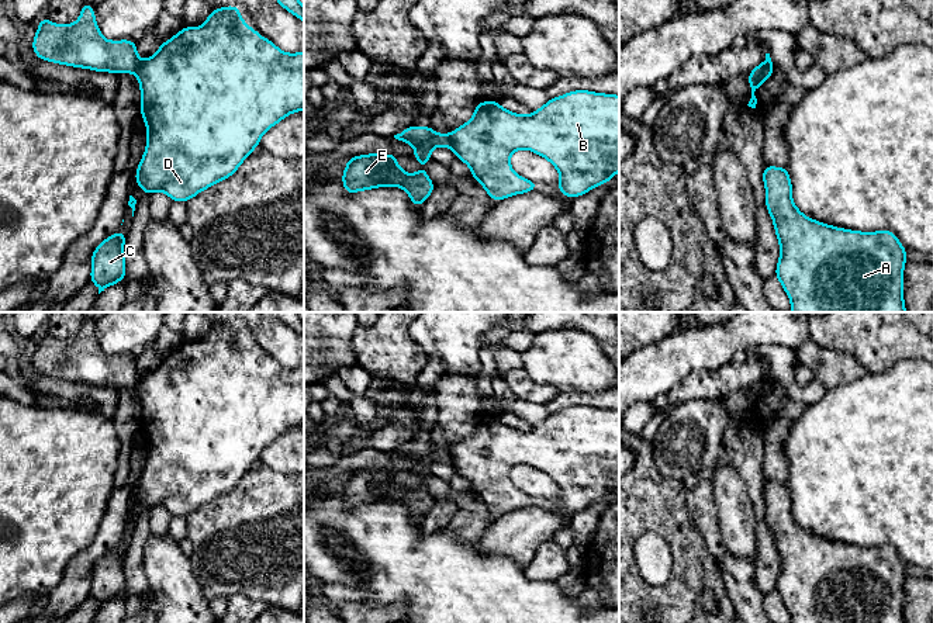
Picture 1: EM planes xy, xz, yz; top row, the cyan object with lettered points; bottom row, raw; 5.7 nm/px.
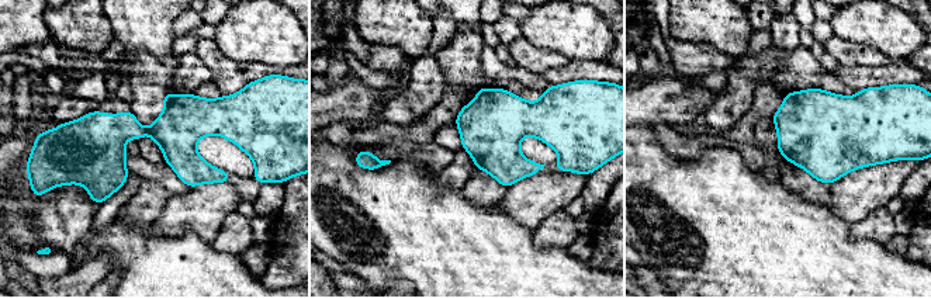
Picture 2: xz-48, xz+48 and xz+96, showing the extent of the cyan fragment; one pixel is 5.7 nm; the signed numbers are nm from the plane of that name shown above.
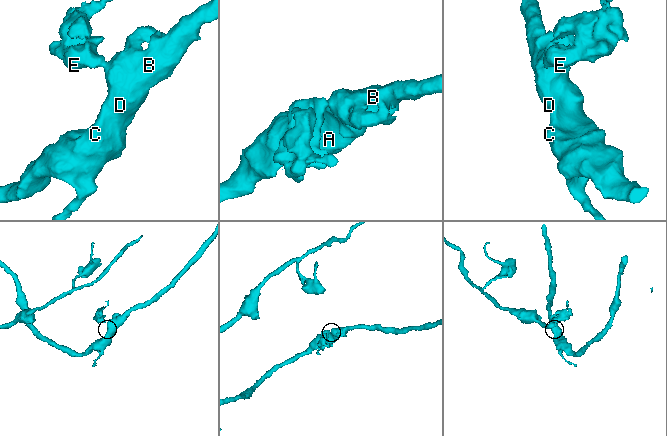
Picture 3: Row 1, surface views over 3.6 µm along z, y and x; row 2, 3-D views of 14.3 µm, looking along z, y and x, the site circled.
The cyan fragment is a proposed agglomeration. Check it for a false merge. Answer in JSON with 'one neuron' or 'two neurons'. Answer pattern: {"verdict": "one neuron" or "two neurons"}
{"verdict": "two neurons"}

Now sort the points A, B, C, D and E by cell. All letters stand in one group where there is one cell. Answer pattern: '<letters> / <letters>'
A B C D / E

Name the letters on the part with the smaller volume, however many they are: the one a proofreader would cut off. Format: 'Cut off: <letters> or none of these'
Cut off: E

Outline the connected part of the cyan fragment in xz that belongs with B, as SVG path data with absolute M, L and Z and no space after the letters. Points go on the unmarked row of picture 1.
M576 405L550 413L531 430L508 426L493 415L481 416L476 420L473 433L452 446L449 453L456 473L469 480L471 491L485 503L493 516L533 506L539 502L536 496L529 496L512 485L509 471L518 464L529 464L547 474L560 488L557 508L574 513L608 498L619 487L619 411Z

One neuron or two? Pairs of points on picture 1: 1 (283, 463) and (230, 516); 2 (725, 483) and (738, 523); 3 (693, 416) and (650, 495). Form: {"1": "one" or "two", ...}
{"1": "two", "2": "one", "3": "two"}

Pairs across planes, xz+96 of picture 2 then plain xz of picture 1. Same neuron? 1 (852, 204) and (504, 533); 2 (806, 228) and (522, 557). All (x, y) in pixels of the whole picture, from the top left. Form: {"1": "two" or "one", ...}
{"1": "one", "2": "two"}

